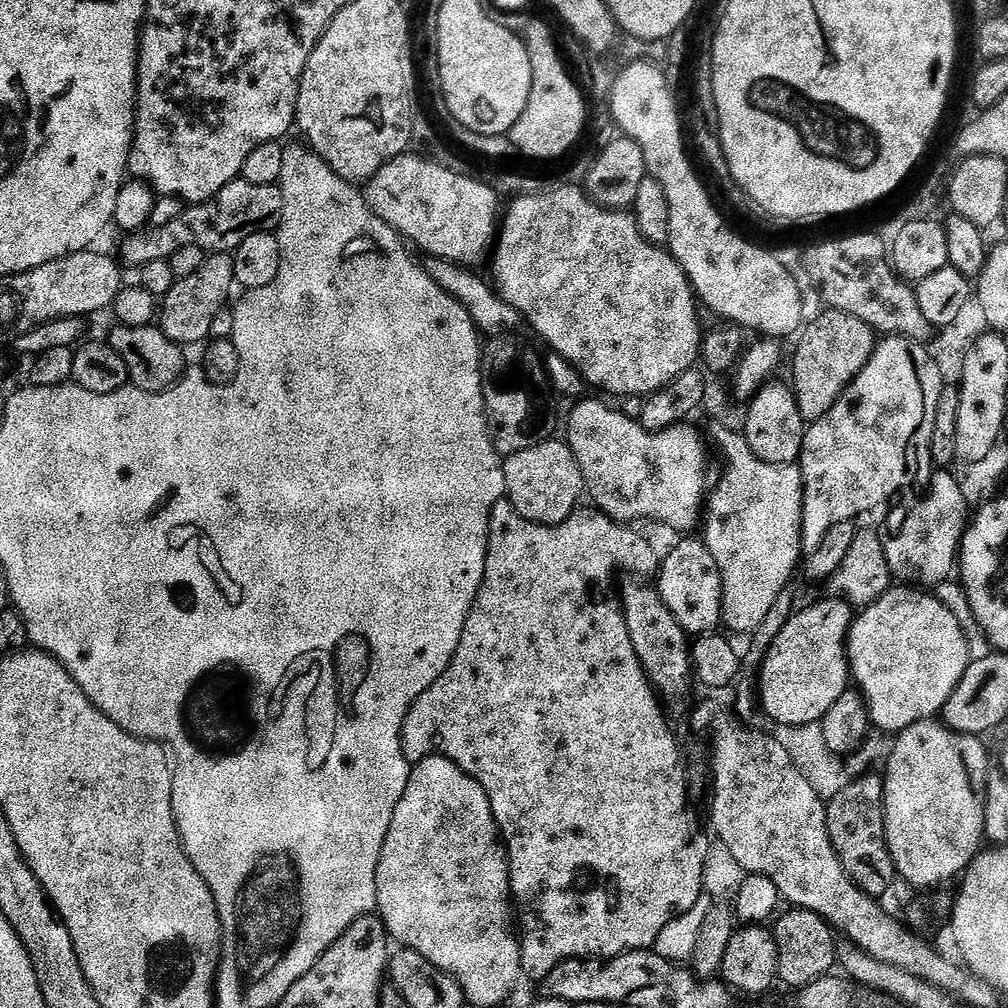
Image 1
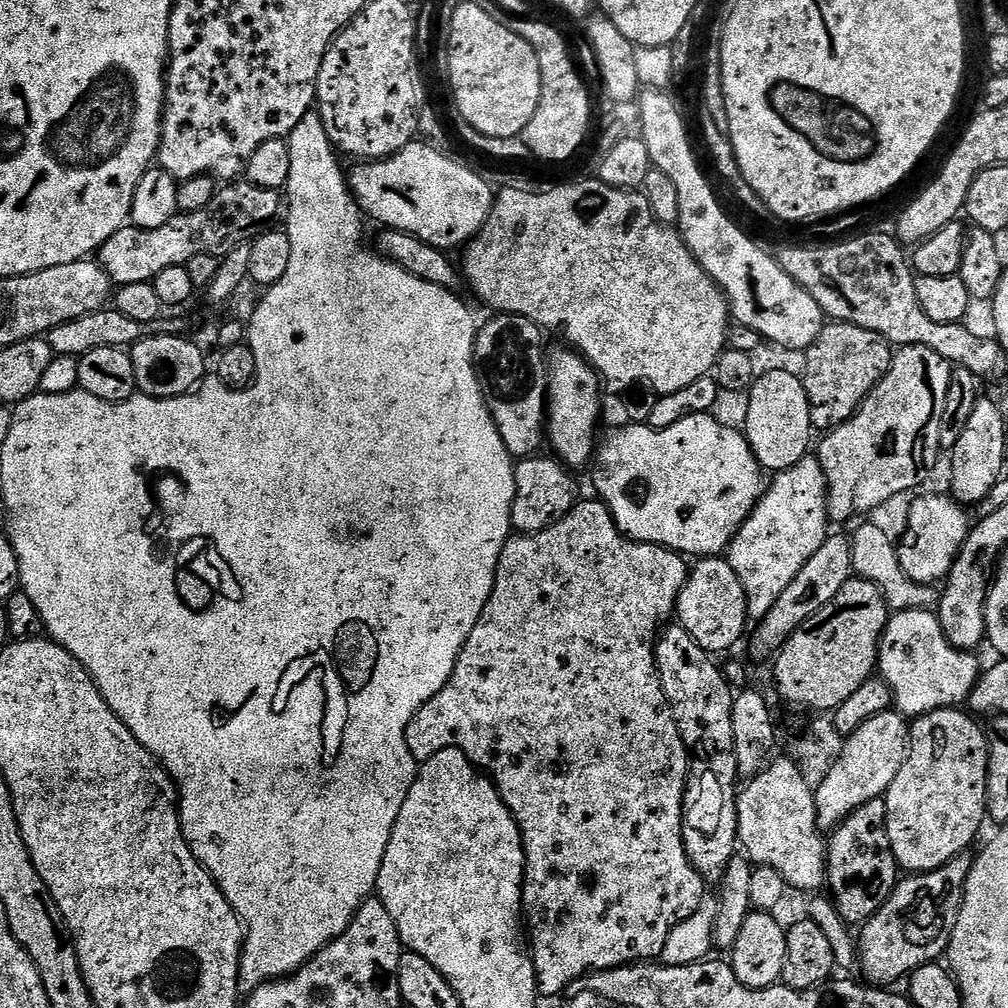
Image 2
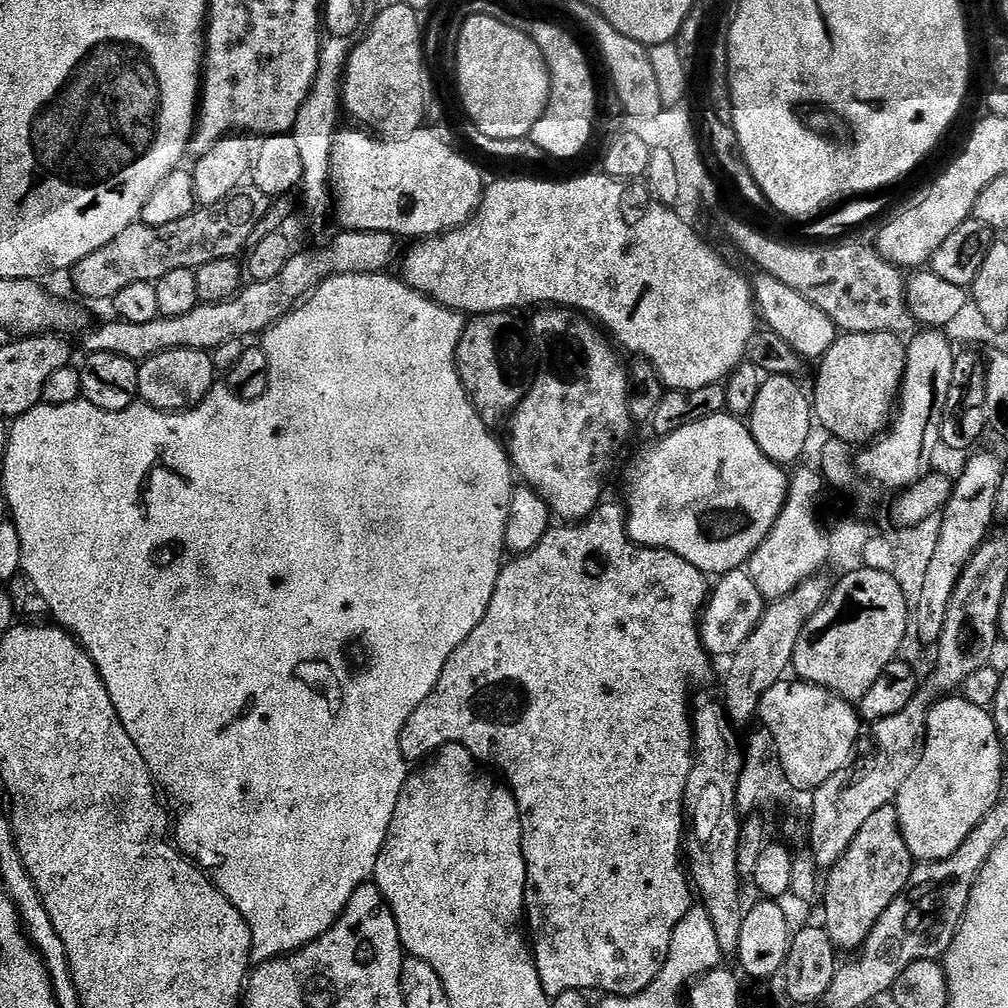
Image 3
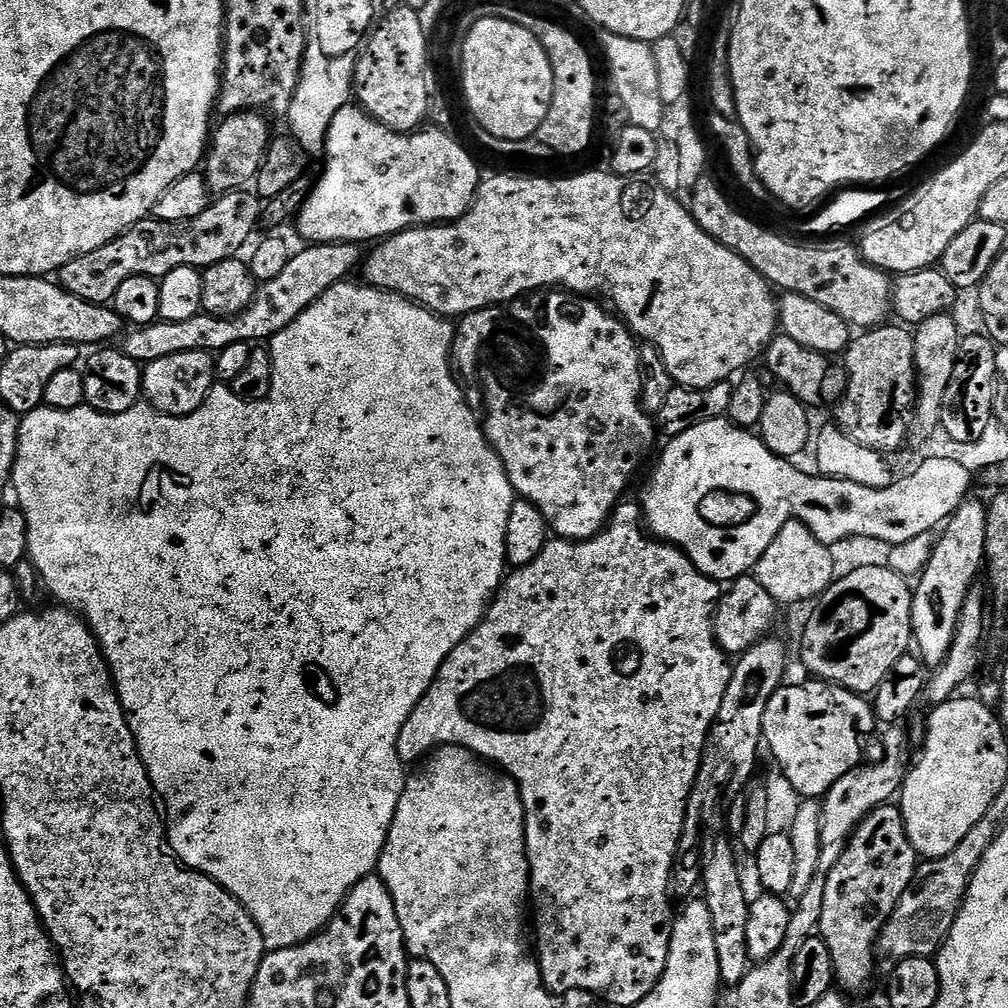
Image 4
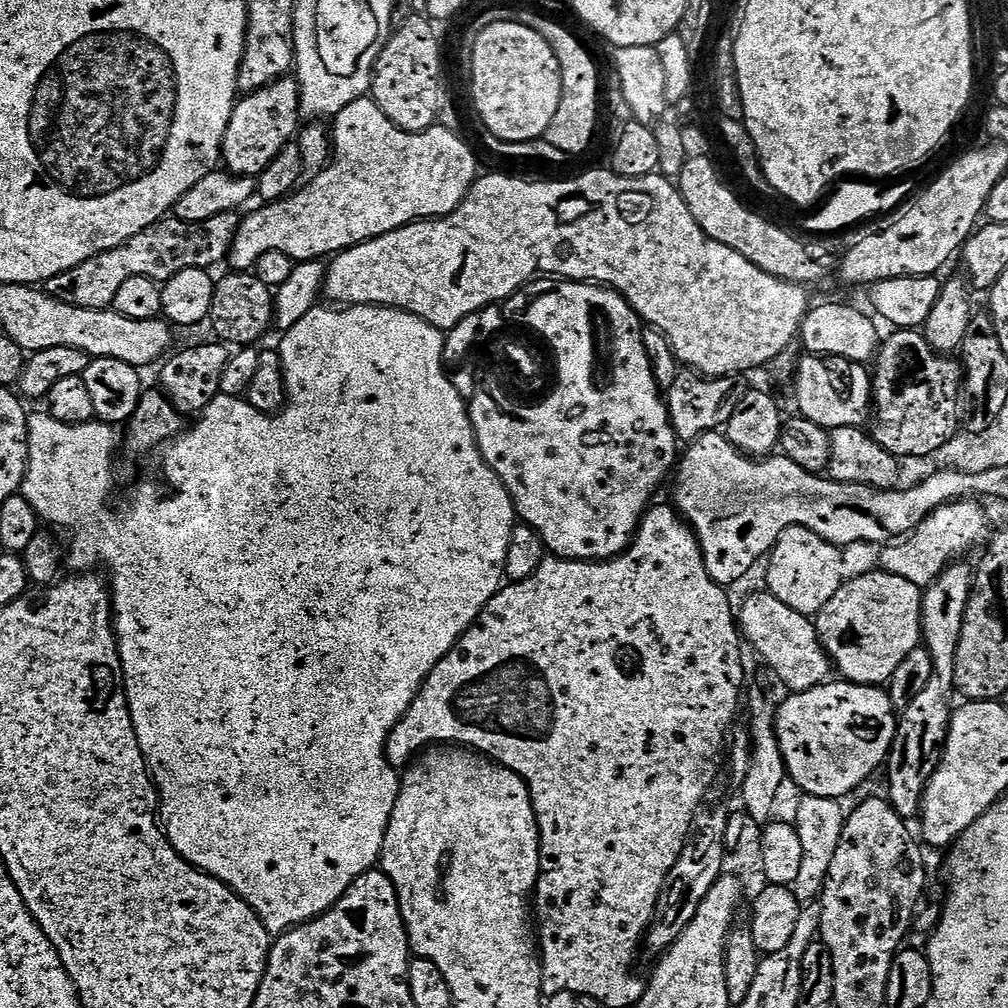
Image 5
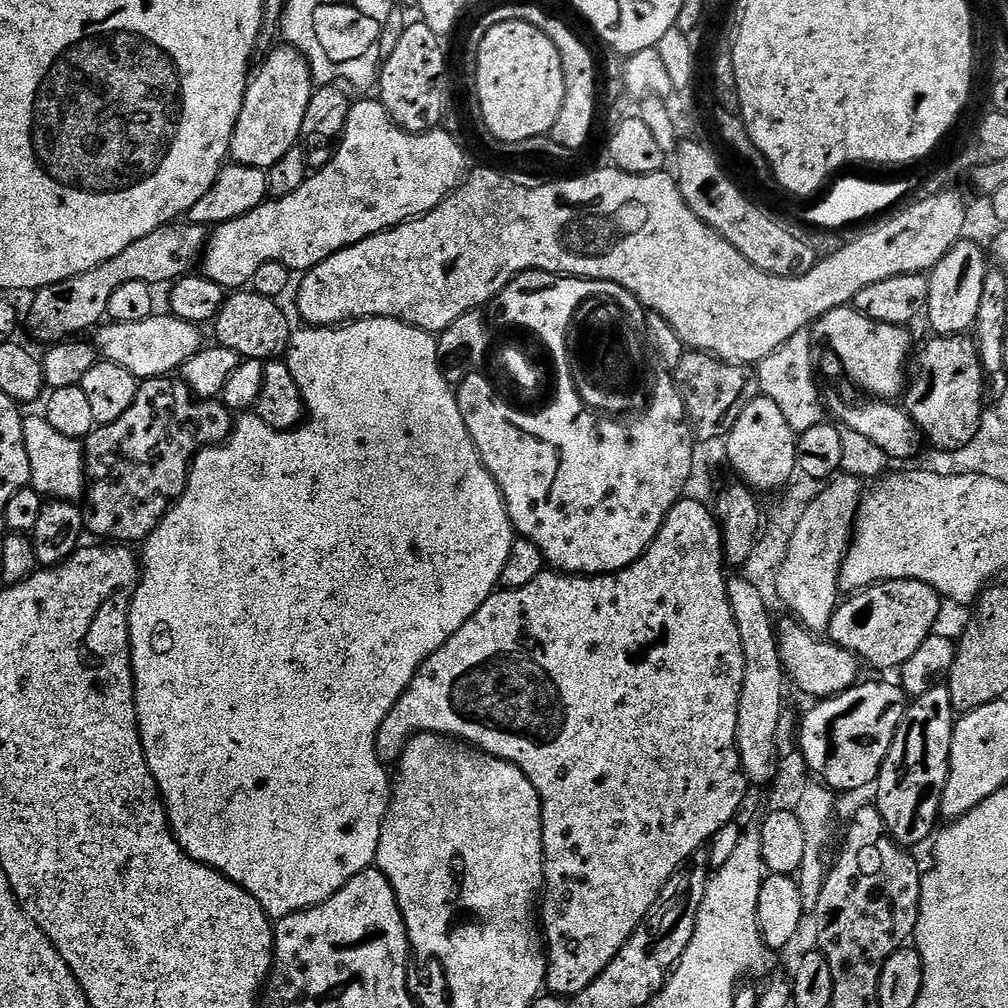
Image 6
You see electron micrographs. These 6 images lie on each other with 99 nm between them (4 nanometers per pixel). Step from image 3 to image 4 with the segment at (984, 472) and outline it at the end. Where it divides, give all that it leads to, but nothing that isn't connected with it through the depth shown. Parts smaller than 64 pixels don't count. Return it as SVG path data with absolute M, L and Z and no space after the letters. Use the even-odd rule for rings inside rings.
M969 498L958 511L943 525L938 539L932 545L932 556L927 566L918 576L912 593L912 642L915 651L925 668L935 670L950 654L950 646L954 642L954 634L958 630L958 618L962 614L962 606L966 602L966 594L977 583L976 575L981 575L985 567L984 551L986 550L986 518L988 509L985 501Z

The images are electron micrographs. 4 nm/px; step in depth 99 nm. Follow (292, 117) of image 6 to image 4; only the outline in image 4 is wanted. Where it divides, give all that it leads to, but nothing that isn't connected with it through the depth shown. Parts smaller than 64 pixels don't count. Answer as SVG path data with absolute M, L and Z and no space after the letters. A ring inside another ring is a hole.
M259 111L235 112L232 116L224 116L215 125L210 136L206 159L202 171L208 181L208 187L213 193L223 194L235 192L251 185L259 174L274 132L268 129L267 115Z

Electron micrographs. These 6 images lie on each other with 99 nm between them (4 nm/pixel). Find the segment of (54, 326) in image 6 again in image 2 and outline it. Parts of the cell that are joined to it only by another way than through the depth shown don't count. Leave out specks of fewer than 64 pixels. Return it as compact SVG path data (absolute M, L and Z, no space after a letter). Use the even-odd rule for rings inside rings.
M228 182L212 195L202 210L174 215L166 226L157 226L155 230L131 226L118 229L106 238L99 250L98 262L113 285L130 282L150 284L158 274L162 274L162 270L170 270L170 266L179 264L187 266L190 258L198 258L198 254L223 258L240 243L259 236L279 212L281 215L282 196L279 191L262 189L247 182Z

